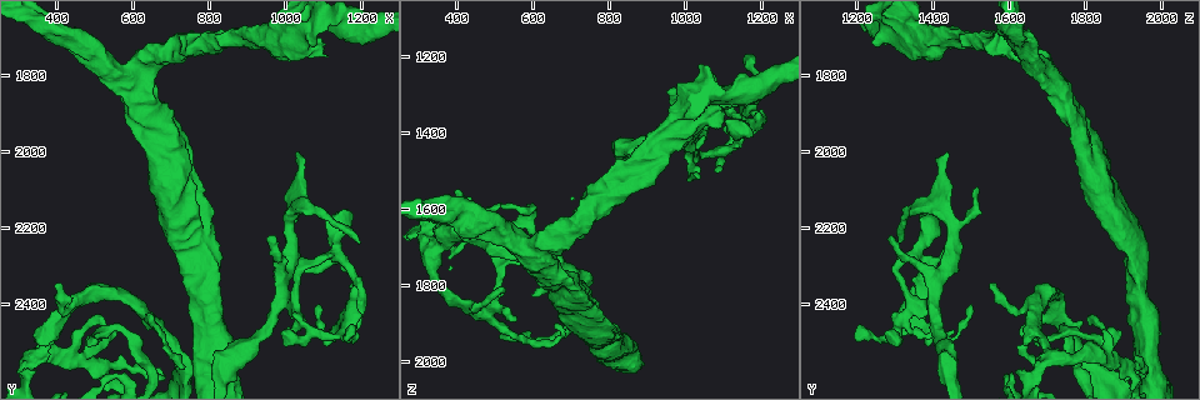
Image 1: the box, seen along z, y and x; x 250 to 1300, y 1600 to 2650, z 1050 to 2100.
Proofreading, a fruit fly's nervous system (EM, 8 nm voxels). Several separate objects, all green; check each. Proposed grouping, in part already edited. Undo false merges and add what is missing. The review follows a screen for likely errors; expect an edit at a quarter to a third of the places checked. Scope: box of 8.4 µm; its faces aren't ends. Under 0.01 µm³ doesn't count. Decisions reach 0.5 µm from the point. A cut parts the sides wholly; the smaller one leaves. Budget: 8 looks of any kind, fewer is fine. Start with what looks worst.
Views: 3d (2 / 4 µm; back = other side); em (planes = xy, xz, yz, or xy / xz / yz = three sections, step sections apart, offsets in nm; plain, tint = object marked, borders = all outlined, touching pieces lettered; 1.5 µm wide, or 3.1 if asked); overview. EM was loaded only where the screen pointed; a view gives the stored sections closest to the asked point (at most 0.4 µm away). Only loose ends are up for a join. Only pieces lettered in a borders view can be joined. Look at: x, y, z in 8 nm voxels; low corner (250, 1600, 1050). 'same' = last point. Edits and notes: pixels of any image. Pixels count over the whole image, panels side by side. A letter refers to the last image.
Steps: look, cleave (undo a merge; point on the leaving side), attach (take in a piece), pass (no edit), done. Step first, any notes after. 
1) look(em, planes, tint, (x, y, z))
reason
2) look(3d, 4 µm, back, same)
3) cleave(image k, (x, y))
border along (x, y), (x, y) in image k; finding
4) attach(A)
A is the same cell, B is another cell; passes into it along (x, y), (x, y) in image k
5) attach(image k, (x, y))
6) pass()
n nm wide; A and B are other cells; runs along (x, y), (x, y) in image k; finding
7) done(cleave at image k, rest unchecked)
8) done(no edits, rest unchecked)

look(em, planes, plain, (1095, 1750, 1345))

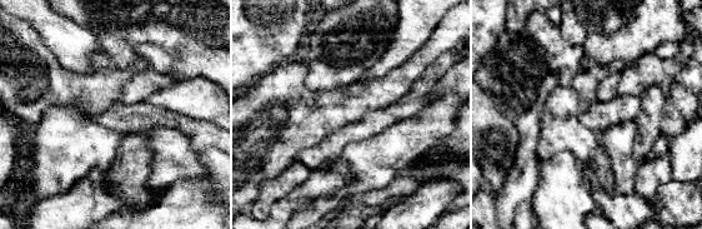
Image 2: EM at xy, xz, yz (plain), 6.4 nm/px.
look(em, planes, borders, same)

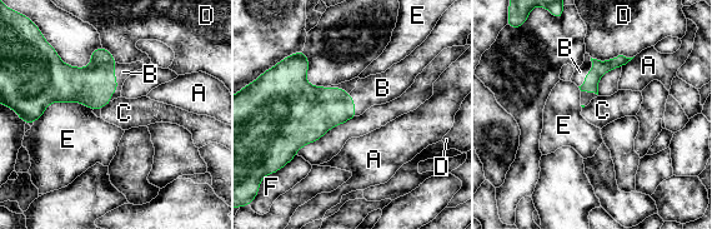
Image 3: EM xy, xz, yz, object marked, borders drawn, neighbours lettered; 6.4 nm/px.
attach(B)
B is the same cell, A, C, D, E and F are other cells; the cell continues

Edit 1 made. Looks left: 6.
look(em, planes, tint, (1035, 2090, 1510))
branch stops here

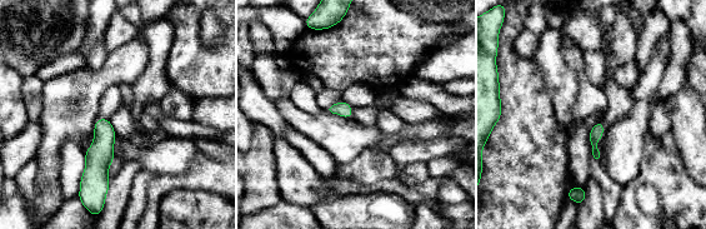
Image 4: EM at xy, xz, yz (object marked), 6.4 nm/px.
look(em, planes, borders, same)

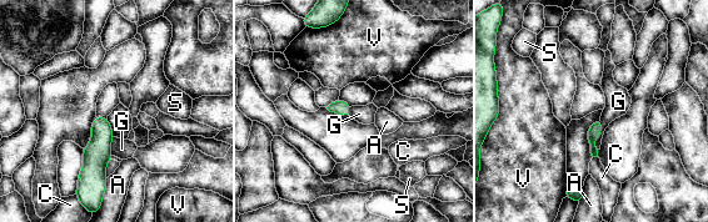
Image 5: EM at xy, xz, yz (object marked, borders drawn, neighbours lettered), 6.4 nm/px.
pass()
90 nm wide; A, C, G, S and V are other cells; border along (601, 117), (599, 149) in image 5; none of them fits

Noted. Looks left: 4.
look(em, xy, step 8, tint, (675, 2465, 1755))
three-way junction

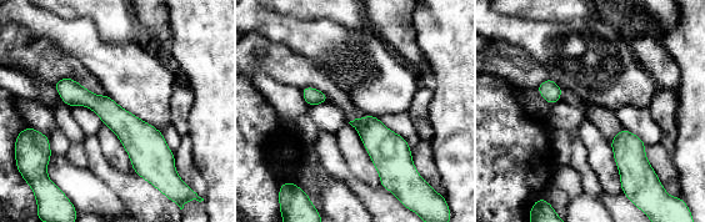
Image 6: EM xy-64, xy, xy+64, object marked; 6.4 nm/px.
look(em, planes, tint, same)

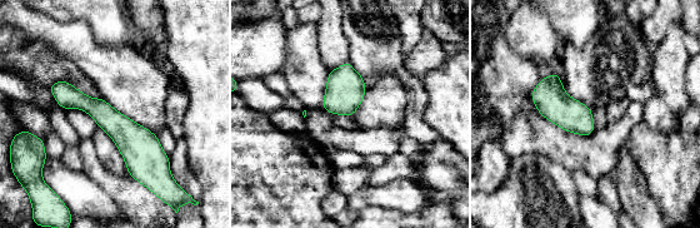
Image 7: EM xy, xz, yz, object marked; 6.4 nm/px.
look(em, planes, borders, same)

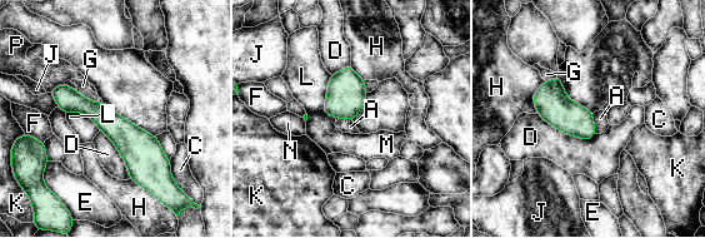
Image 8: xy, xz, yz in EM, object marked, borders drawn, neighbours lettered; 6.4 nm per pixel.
pass()
A, C, D, E, F, G, H, J, K, L, M, N and P are other cells; border along (593, 113), (596, 133) in image 8; one cell here

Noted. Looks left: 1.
done(attach at image 3, rest unchecked)

